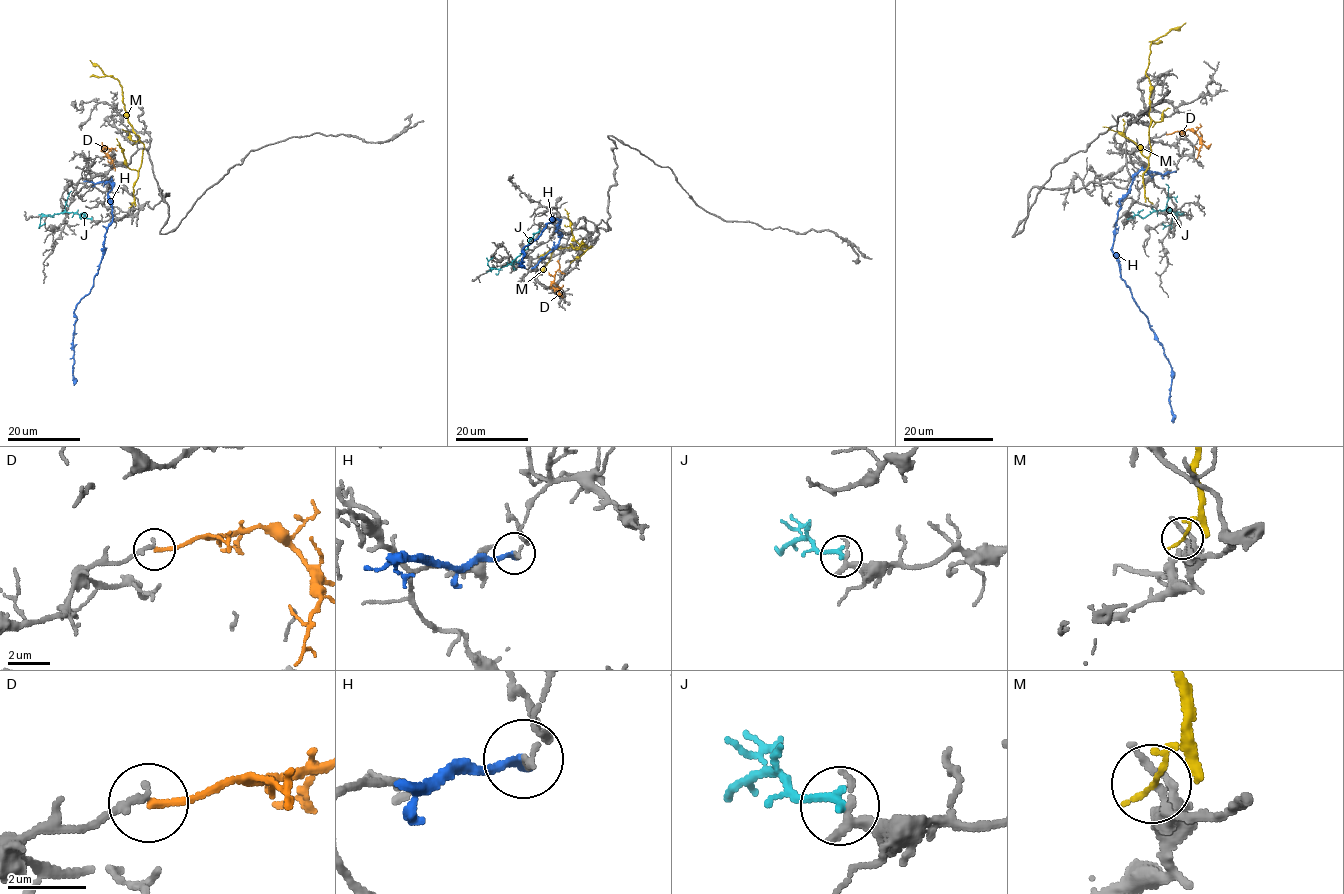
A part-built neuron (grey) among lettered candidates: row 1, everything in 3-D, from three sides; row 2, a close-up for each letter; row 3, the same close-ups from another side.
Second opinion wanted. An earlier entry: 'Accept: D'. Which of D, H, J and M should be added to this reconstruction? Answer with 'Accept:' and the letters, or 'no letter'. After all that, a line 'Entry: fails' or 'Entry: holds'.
Accept: D
Entry: holds

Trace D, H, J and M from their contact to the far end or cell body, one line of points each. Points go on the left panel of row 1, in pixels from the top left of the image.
D: (110, 151), (106, 147), (104, 150), (112, 160), (115, 171)
H: (86, 181), (112, 180), (108, 194), (112, 221), (107, 228), (91, 291), (74, 311), (75, 384)
J: (91, 219), (62, 212), (42, 216), (40, 225), (45, 223)
M: (131, 206), (133, 184), (144, 144), (128, 121), (122, 87), (89, 60)

